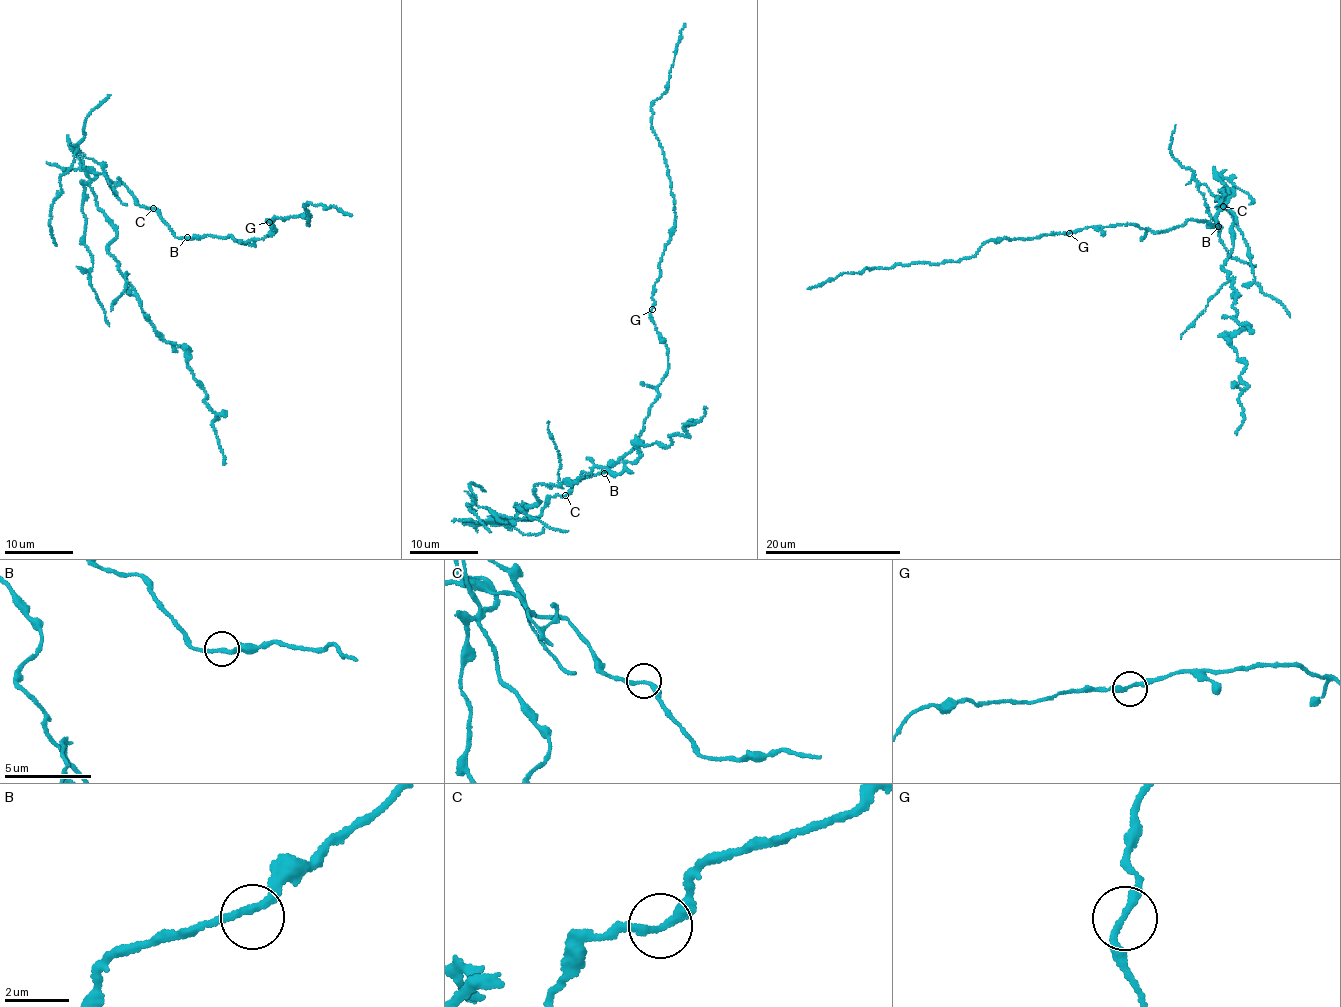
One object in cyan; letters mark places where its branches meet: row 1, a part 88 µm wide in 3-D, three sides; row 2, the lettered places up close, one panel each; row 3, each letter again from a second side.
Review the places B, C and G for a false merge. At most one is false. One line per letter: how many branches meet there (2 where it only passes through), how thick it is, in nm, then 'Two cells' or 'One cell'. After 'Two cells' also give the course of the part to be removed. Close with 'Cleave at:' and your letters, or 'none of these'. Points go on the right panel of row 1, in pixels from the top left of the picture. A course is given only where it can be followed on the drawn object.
B: Branches: 2. Thickness 240 nm. One cell
C: Branches: 2. Thickness 240 nm. Two cells. Course of the part to remove: (1223, 206), (1235, 189), (1223, 270), (1235, 321), (1249, 326), (1231, 339), (1247, 386), (1236, 435)
G: Branches: 2. Thickness 240 nm. One cell
Cleave at: C

